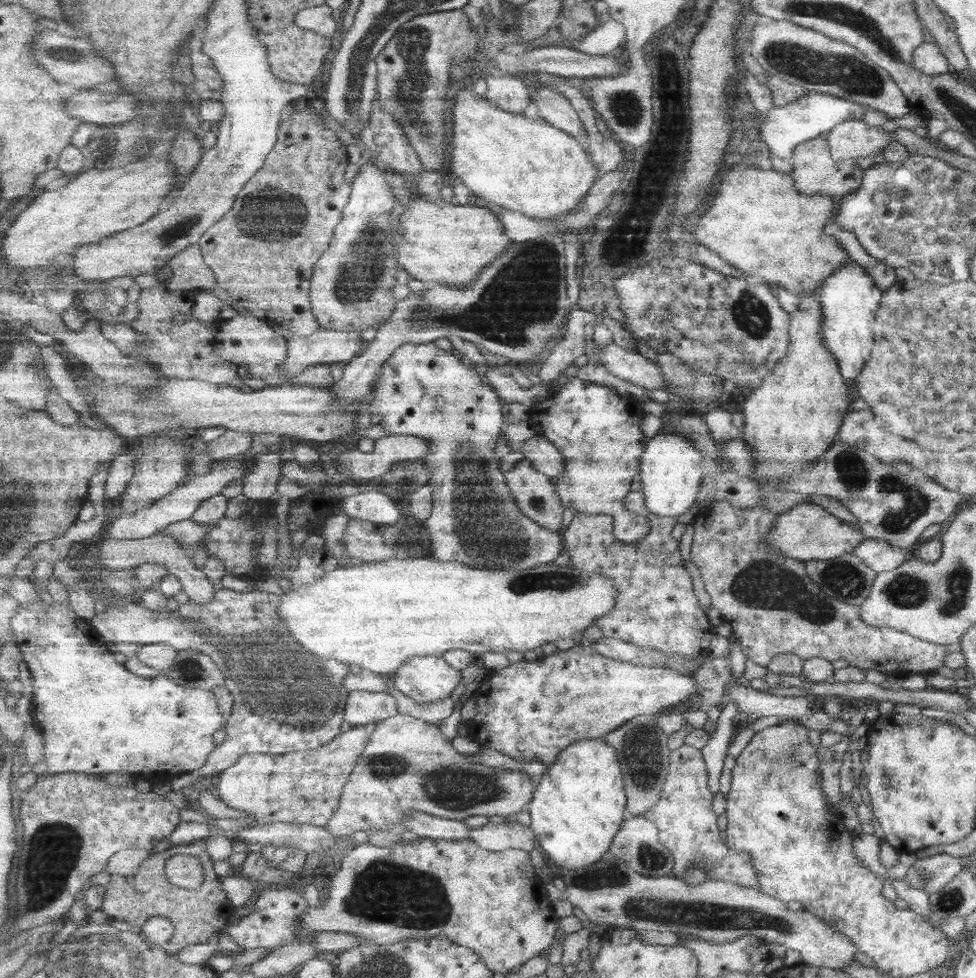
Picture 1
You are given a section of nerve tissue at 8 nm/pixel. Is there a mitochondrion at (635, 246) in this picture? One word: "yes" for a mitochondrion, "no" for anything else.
no

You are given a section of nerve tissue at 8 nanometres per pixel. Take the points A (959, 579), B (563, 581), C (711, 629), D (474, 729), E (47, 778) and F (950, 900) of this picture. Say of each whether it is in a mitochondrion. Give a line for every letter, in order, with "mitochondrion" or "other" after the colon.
A: mitochondrion
B: mitochondrion
C: other
D: other
E: other
F: mitochondrion

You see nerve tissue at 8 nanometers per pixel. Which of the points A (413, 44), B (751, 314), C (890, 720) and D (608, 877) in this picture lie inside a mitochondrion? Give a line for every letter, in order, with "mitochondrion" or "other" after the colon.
A: mitochondrion
B: mitochondrion
C: other
D: mitochondrion

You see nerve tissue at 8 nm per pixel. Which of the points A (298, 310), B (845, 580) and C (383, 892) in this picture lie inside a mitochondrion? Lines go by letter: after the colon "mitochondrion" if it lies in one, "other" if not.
A: other
B: mitochondrion
C: mitochondrion

